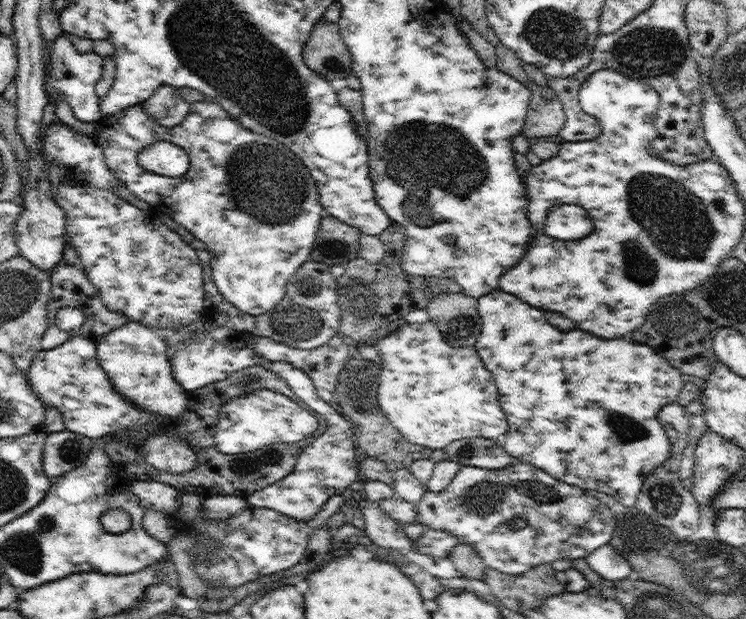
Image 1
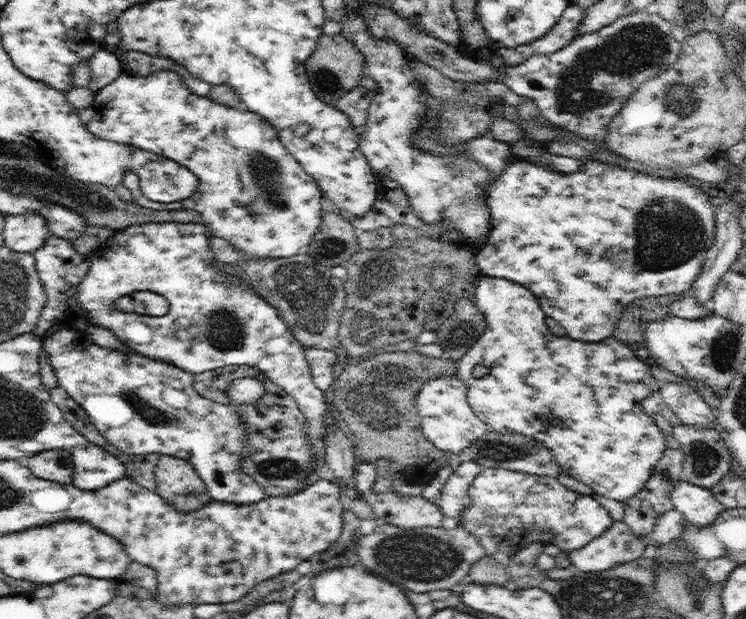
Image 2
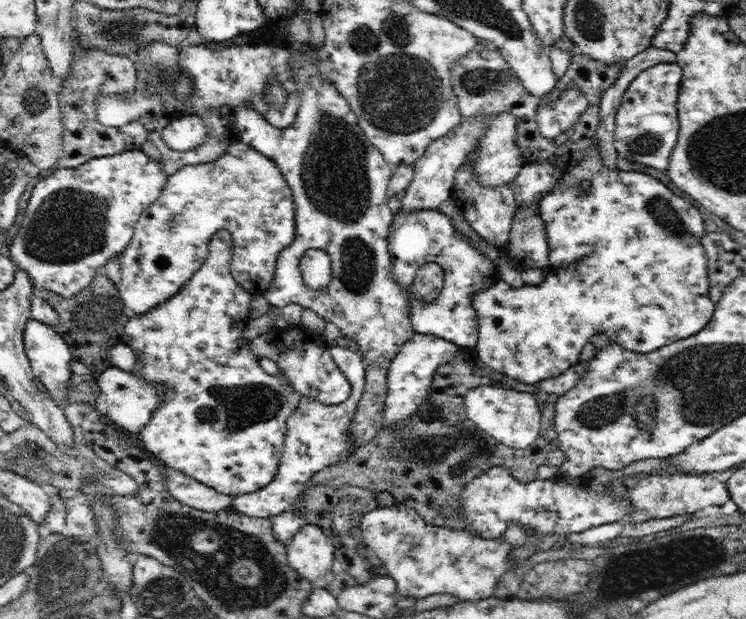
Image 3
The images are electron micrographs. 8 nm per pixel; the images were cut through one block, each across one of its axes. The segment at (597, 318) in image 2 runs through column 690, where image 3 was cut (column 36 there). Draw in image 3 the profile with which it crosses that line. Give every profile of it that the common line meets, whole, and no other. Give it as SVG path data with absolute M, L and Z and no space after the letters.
M134 149L126 150L121 154L114 154L114 156L95 157L76 168L54 168L54 172L50 176L39 179L28 201L28 210L24 214L24 220L20 224L20 230L14 236L14 240L10 240L6 244L10 252L10 258L12 258L12 261L14 261L17 267L26 270L26 274L30 275L30 279L32 279L32 283L37 291L45 290L62 296L63 298L74 298L84 288L90 286L92 279L97 275L98 271L101 271L101 268L104 267L108 260L123 252L127 244L132 240L135 225L138 223L142 212L145 212L146 208L151 206L150 204L158 200L167 184L168 178L169 176L162 171L162 162L150 160L142 150Z

